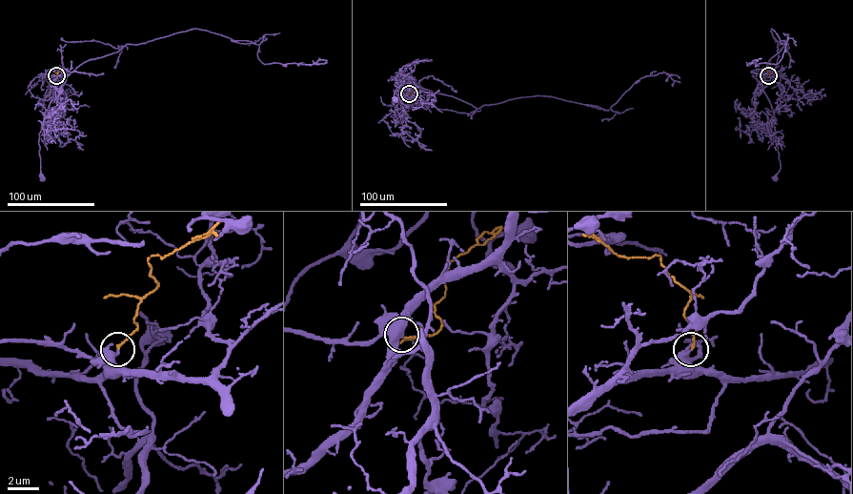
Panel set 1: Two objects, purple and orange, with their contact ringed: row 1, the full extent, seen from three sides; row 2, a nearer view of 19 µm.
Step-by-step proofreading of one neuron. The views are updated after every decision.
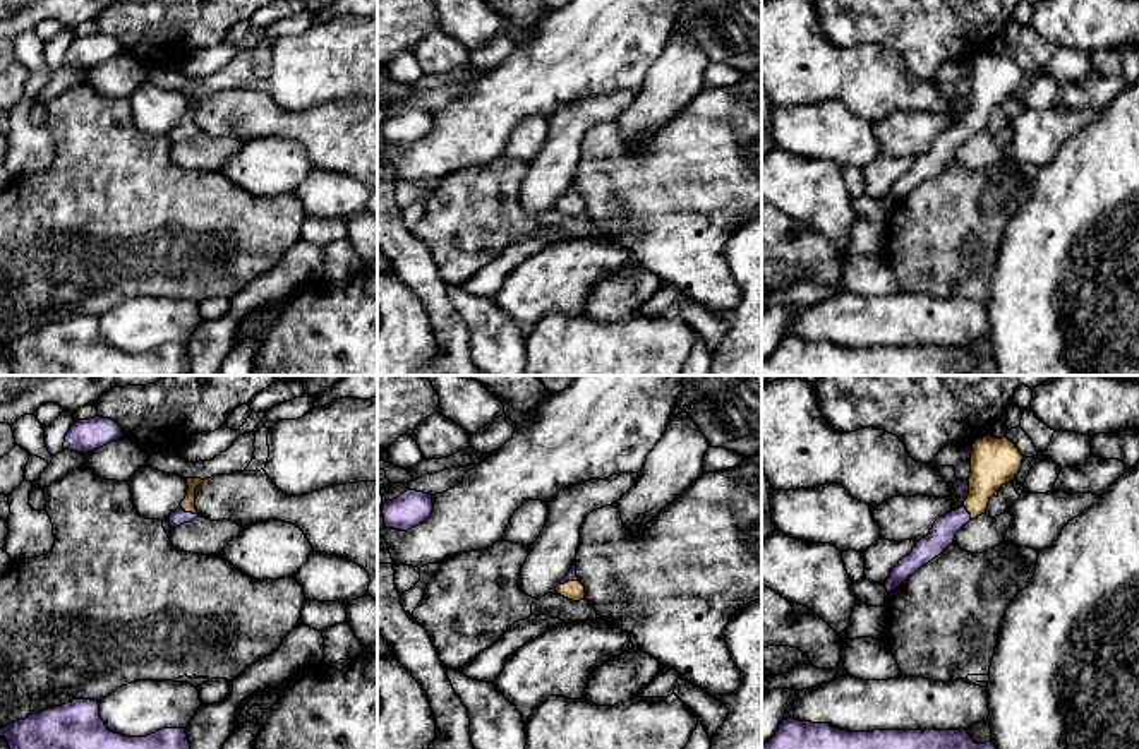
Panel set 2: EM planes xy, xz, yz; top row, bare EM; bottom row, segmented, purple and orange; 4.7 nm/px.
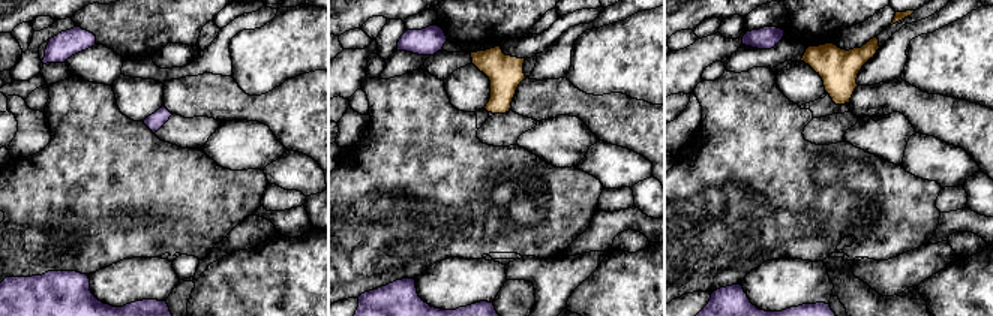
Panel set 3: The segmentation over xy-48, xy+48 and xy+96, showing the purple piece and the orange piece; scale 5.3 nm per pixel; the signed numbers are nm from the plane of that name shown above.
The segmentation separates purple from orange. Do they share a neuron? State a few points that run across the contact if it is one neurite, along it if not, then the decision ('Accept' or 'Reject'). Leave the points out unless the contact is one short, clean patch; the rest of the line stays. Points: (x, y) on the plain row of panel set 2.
Line: xz (572, 191), (568, 196), (573, 206). Accept

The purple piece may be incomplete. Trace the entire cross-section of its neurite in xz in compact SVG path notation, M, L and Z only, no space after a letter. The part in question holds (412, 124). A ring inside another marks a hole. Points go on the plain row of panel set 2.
M408 105L398 115L383 120L384 142L408 147L424 139L432 125L432 111Z

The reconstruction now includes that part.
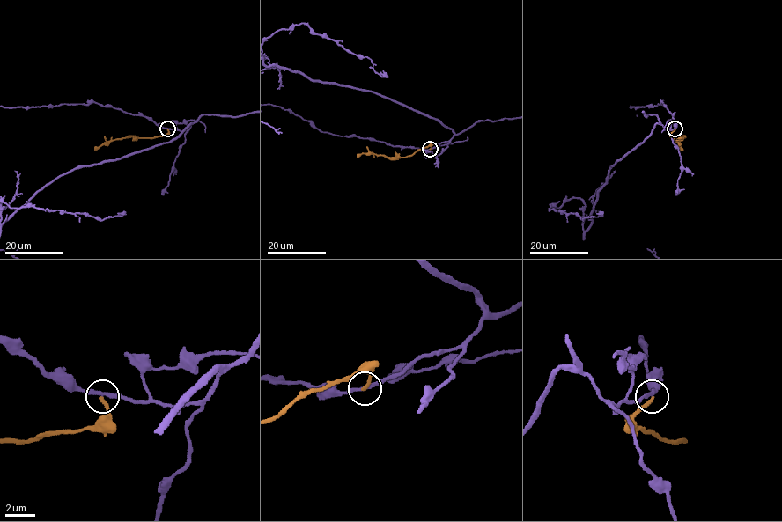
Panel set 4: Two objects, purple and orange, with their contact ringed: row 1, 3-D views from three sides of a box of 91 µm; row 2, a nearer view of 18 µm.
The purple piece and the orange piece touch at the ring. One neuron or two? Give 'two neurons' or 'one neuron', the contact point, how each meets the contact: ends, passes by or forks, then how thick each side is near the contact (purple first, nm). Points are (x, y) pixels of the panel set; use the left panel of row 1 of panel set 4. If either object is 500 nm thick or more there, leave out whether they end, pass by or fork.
two neurons; place (167, 128); purple passes by; orange ends; calibres 240 and 240 nm

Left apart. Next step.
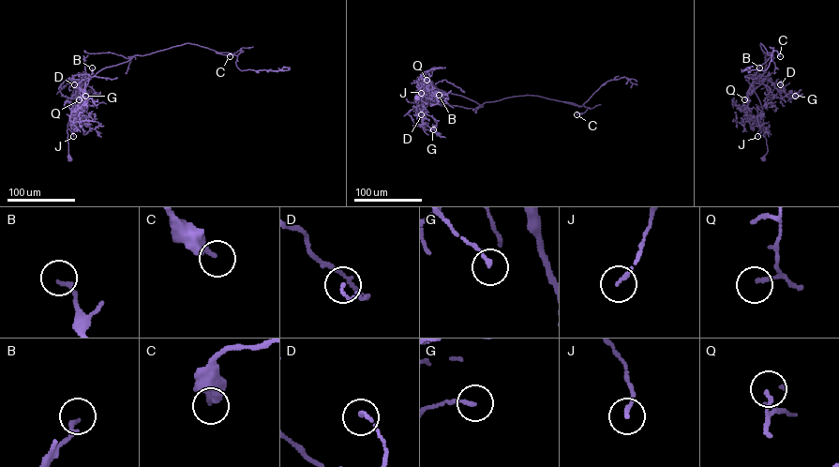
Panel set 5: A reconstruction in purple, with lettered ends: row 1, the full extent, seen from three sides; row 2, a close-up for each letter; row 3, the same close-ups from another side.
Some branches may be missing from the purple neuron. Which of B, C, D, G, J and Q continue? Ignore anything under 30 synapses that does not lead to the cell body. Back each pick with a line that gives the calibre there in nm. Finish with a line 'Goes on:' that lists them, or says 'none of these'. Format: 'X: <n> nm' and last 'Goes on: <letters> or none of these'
Goes on: none of these

